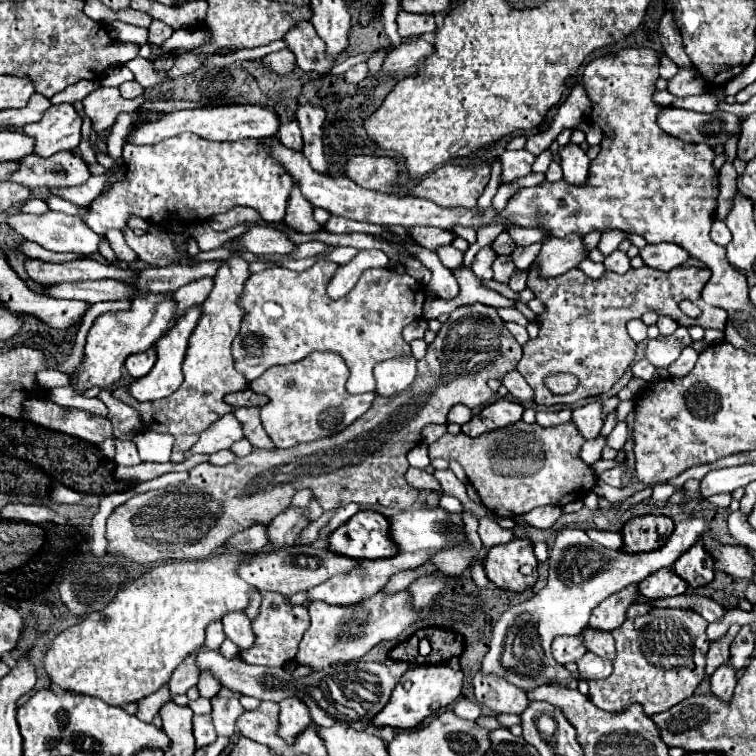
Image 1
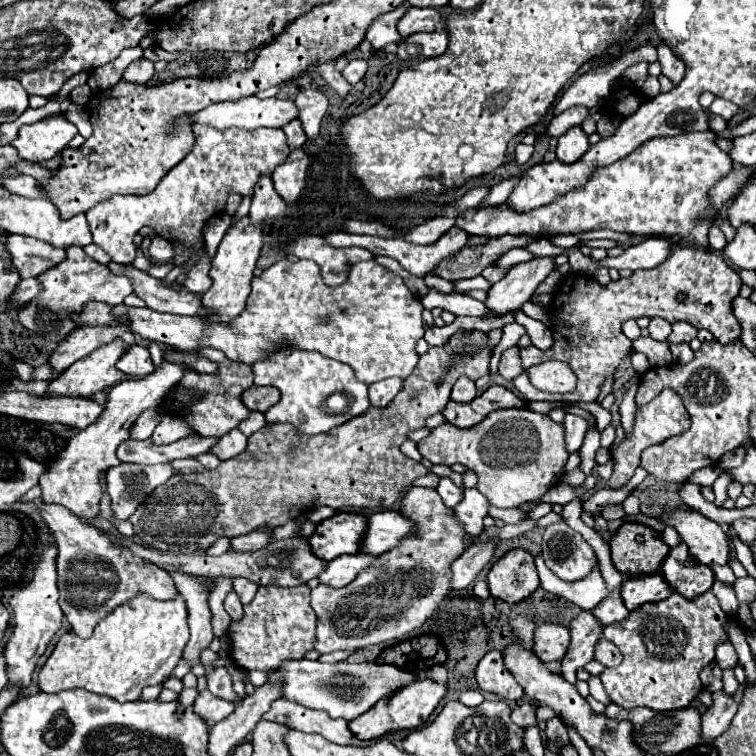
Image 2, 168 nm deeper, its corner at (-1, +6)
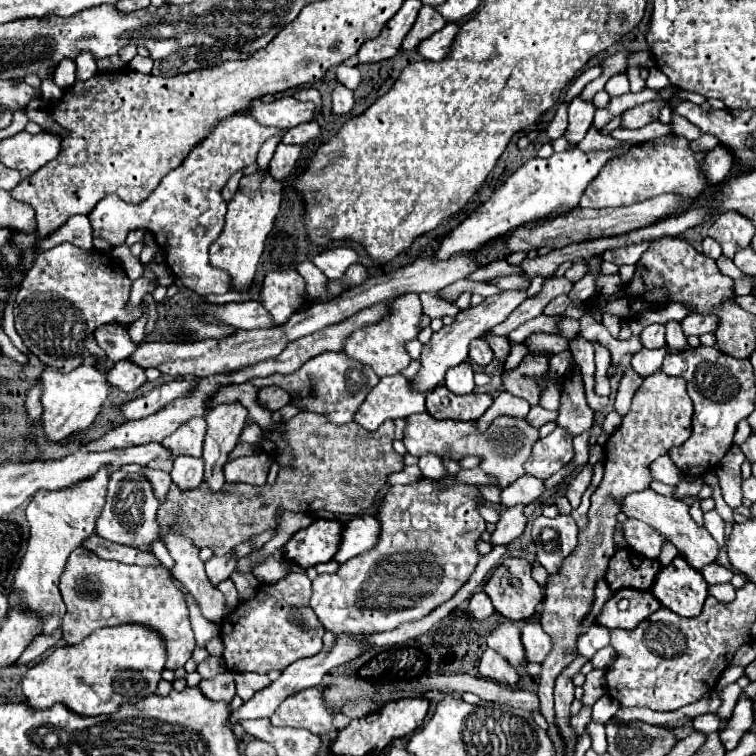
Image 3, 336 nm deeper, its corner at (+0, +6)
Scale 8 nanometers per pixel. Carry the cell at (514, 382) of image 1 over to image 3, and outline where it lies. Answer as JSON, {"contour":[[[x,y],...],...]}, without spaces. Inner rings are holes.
{"contour":[[[486,331],[482,337],[484,337],[484,339],[488,341],[488,345],[492,347],[496,359],[502,359],[502,357],[508,357],[508,355],[510,355],[510,343],[508,343],[506,337],[494,335],[494,333],[490,333],[490,331]]]}

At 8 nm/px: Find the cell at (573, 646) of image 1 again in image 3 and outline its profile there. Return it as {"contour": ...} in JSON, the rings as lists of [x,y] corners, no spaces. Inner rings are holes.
{"contour":[[[528,621],[522,631],[520,631],[520,639],[526,651],[526,659],[534,661],[534,663],[542,663],[544,657],[550,653],[552,649],[552,641],[550,637],[546,637],[542,625],[538,621]]]}

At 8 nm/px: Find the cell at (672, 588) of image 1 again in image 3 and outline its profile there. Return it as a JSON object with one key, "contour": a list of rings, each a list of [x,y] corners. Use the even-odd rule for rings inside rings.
{"contour":[[[620,589],[596,615],[594,623],[608,629],[634,629],[650,613],[658,611],[660,603],[652,597],[650,591]]]}

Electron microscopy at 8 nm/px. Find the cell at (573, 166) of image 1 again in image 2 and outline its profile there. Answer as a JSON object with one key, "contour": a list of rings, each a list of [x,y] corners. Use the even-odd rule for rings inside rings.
{"contour":[[[571,127],[565,135],[559,137],[557,143],[557,159],[563,163],[575,163],[579,161],[589,149],[589,141],[587,135],[583,133],[581,127]]]}

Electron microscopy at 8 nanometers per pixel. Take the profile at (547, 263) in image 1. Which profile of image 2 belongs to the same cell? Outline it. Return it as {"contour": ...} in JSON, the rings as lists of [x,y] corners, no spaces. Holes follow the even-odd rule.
{"contour":[[[533,257],[531,261],[517,263],[509,273],[489,289],[485,305],[493,313],[509,313],[519,309],[531,299],[537,285],[555,271],[555,257]]]}

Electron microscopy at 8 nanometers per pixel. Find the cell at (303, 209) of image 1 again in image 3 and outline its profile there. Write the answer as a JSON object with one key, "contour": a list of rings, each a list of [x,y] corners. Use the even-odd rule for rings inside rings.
{"contour":[[[280,143],[276,147],[276,153],[274,153],[270,165],[268,165],[268,173],[274,179],[278,179],[278,181],[286,179],[292,173],[298,157],[300,157],[300,147],[298,145],[284,145],[284,143]]]}

